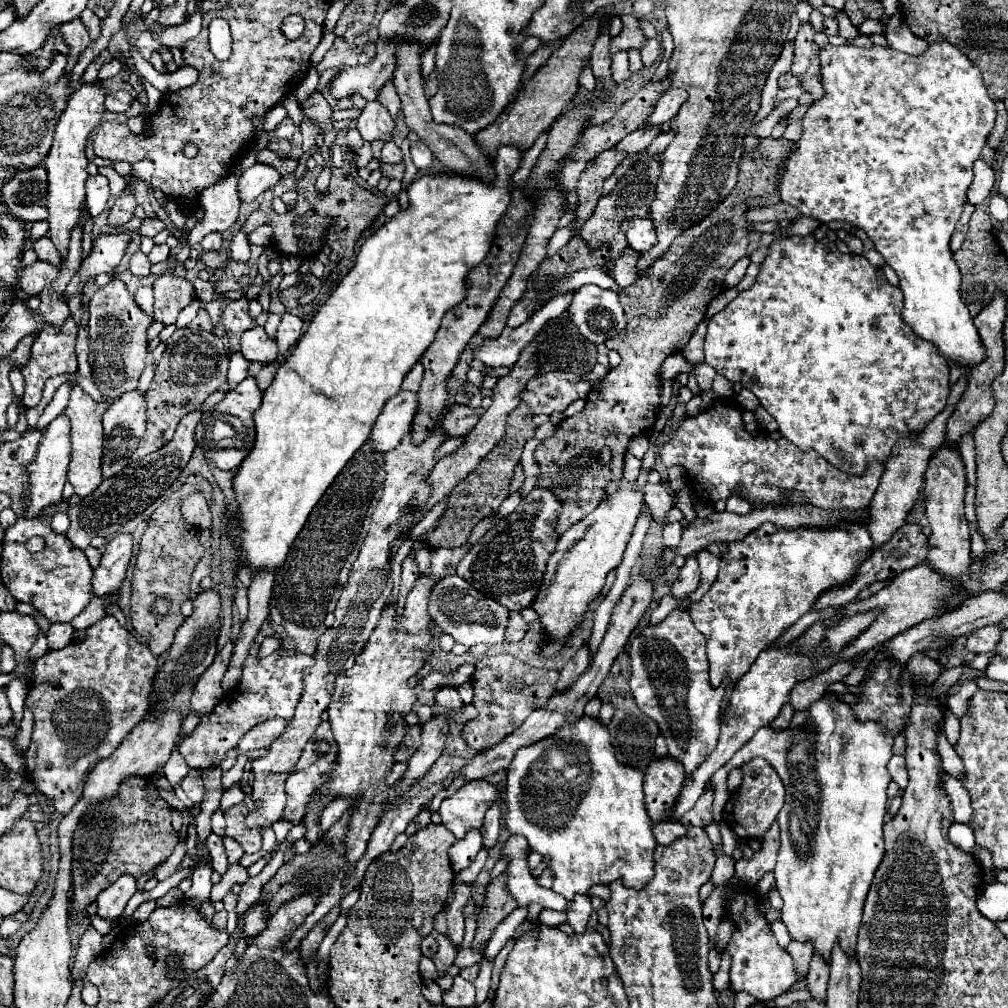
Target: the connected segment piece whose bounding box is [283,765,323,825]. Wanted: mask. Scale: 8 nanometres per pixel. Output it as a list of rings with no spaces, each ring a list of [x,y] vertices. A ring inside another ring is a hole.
[[[311,765],[305,771],[297,771],[293,773],[287,783],[285,783],[285,791],[287,791],[287,805],[285,805],[285,813],[283,813],[283,821],[291,823],[291,825],[299,825],[303,821],[305,815],[305,807],[307,801],[311,797],[311,793],[317,789],[317,785],[323,783],[323,773]]]

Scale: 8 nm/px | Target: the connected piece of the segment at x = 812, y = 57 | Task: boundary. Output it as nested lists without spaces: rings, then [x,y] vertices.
[[[809,23],[799,27],[797,39],[795,39],[793,65],[789,73],[799,77],[799,85],[807,89],[807,93],[811,93],[813,99],[819,99],[823,97],[823,87],[821,87],[821,73],[819,73],[819,61],[817,61],[819,45],[815,45],[813,35],[815,35],[815,29]]]

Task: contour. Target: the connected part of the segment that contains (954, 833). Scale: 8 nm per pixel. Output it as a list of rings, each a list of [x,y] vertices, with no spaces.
[[[951,823],[951,827],[949,827],[949,839],[951,839],[951,843],[955,847],[959,847],[965,853],[973,853],[975,851],[973,831],[965,823]]]

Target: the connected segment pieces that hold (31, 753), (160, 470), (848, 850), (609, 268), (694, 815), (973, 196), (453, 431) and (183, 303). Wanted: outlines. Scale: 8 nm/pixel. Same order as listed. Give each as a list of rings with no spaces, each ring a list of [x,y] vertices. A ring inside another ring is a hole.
[[[113,615],[103,617],[85,633],[83,641],[71,641],[67,647],[51,649],[33,661],[31,689],[25,699],[25,705],[35,715],[25,767],[27,773],[35,775],[37,791],[49,797],[63,815],[79,801],[85,777],[95,761],[101,755],[103,759],[109,757],[125,733],[149,711],[149,689],[157,673],[157,657],[145,643],[139,643],[123,629]],[[77,723],[85,723],[83,729]],[[79,735],[81,739],[77,741]]]
[[[201,409],[187,413],[181,419],[181,423],[177,425],[175,437],[167,445],[145,455],[145,459],[129,463],[121,473],[105,479],[91,495],[81,499],[79,505],[67,509],[67,515],[71,517],[71,527],[65,535],[73,541],[75,547],[79,547],[79,549],[89,547],[89,543],[95,535],[113,537],[121,529],[121,525],[131,521],[135,515],[143,513],[159,495],[163,495],[163,491],[167,491],[173,485],[173,481],[179,477],[179,473],[189,463],[191,453],[195,449],[193,433],[195,433],[195,427],[201,419],[201,413],[203,413]]]
[[[827,693],[809,705],[807,711],[795,711],[787,729],[773,729],[771,725],[759,729],[753,735],[753,741],[743,745],[729,761],[731,769],[735,769],[749,757],[759,755],[779,773],[785,785],[787,797],[777,817],[781,827],[781,849],[775,865],[775,887],[783,899],[781,921],[787,925],[793,939],[811,939],[815,951],[819,951],[827,961],[835,943],[841,943],[847,953],[853,953],[863,903],[873,875],[885,855],[883,817],[887,809],[887,785],[891,781],[887,763],[893,755],[893,739],[895,735],[889,733],[879,721],[859,721],[849,703]]]
[[[627,247],[621,253],[621,257],[617,257],[617,261],[613,261],[613,265],[603,265],[603,271],[609,277],[613,277],[619,287],[629,287],[639,277],[637,269],[635,269],[637,259],[639,259],[639,253],[633,251],[631,247]]]
[[[705,789],[705,793],[701,793],[701,797],[697,799],[695,807],[689,809],[679,821],[683,825],[699,825],[705,827],[709,825],[711,819],[711,803],[713,803],[713,789]]]
[[[975,161],[975,179],[967,191],[967,199],[973,205],[983,205],[985,199],[991,195],[991,189],[995,187],[995,171],[983,161]]]
[[[457,405],[457,409],[451,409],[445,415],[445,421],[441,423],[445,429],[445,437],[453,439],[453,437],[463,437],[479,419],[479,413],[475,409],[471,409],[469,405]]]
[[[173,273],[157,277],[157,281],[153,283],[153,293],[155,293],[153,317],[165,325],[173,325],[179,311],[187,307],[195,297],[193,285],[185,277],[177,277]]]

